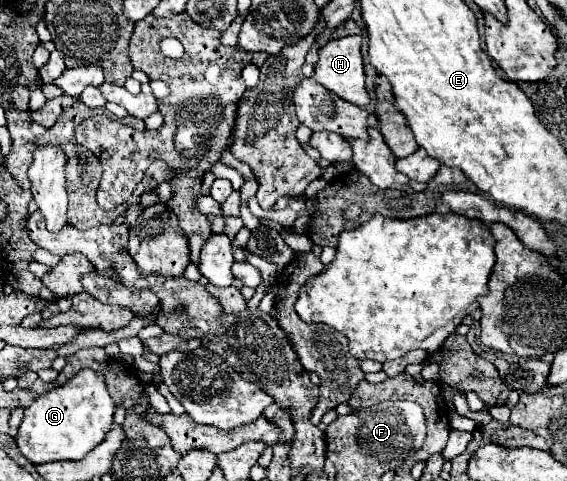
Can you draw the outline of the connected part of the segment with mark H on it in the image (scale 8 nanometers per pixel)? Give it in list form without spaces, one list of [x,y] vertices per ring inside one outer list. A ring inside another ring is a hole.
[[[349,35],[349,37],[341,37],[341,39],[325,43],[319,49],[319,61],[315,65],[315,79],[325,89],[335,93],[337,97],[353,105],[367,107],[371,103],[371,97],[369,97],[369,91],[365,89],[365,67],[363,67],[363,55],[361,55],[361,41],[363,41],[361,35]]]

